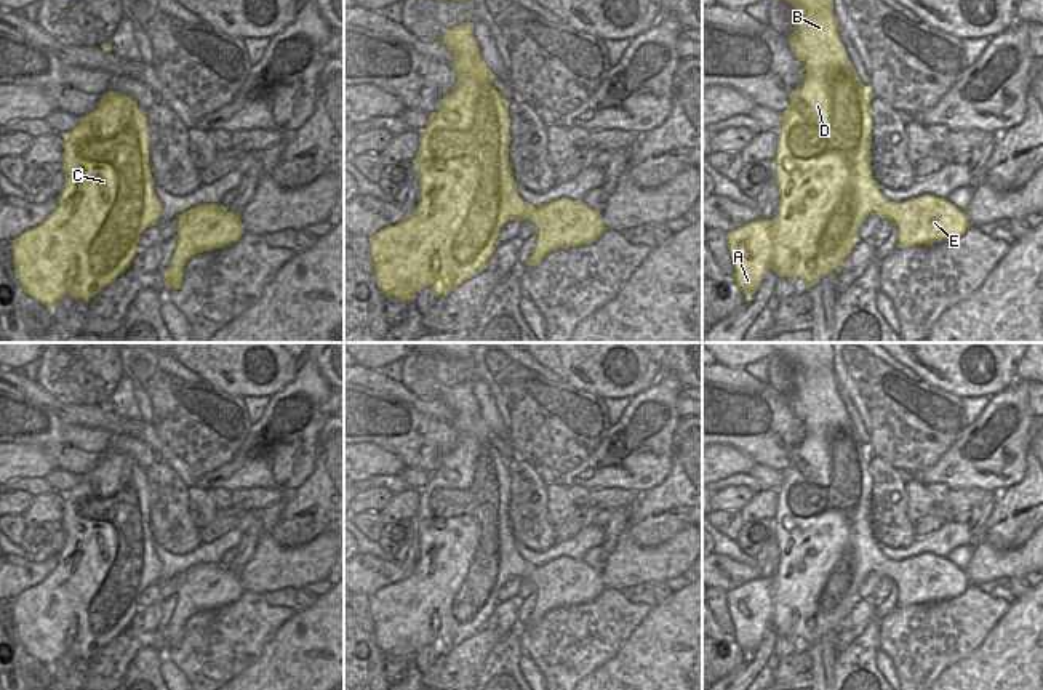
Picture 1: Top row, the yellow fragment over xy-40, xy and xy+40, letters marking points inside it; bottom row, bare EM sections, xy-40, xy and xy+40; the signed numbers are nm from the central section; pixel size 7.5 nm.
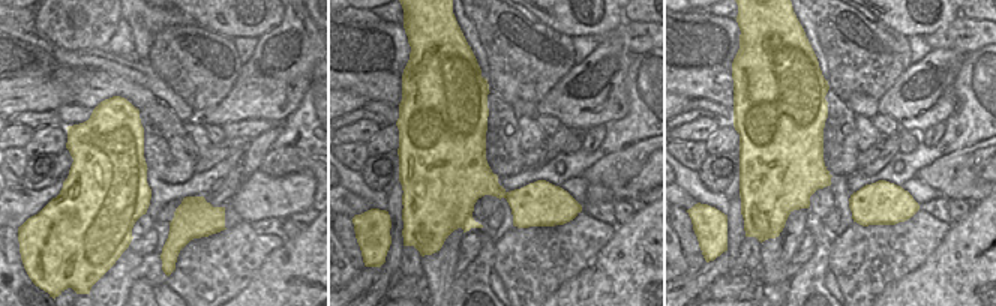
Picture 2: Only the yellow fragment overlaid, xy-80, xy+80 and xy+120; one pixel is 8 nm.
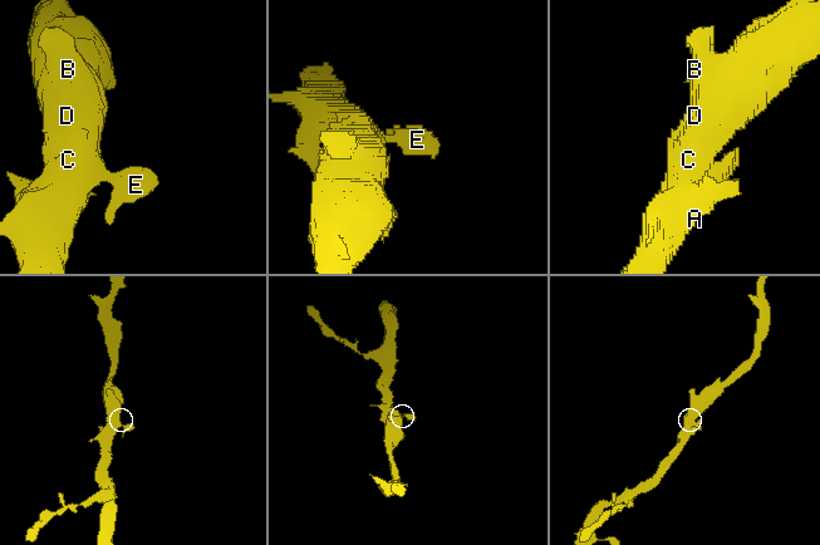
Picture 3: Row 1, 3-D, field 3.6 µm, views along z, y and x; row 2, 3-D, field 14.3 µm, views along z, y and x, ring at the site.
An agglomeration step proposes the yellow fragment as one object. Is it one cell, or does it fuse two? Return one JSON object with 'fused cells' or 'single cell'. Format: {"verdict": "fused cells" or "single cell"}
{"verdict": "single cell"}

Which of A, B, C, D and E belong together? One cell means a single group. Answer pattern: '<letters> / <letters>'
A B C D E

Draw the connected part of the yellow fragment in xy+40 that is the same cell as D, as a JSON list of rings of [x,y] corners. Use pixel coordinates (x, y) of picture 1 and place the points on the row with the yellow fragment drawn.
[[[789,0],[793,8],[795,8],[795,16],[793,16],[793,34],[789,38],[790,48],[793,51],[793,56],[803,62],[806,74],[801,80],[801,83],[792,90],[790,93],[790,104],[789,107],[782,112],[782,126],[777,130],[777,150],[776,157],[773,158],[776,163],[776,184],[781,192],[781,202],[777,205],[777,213],[774,219],[769,223],[768,219],[757,219],[750,221],[731,232],[726,232],[726,245],[729,248],[729,256],[733,261],[733,266],[736,269],[734,272],[734,280],[736,285],[741,288],[741,291],[747,296],[753,295],[766,271],[773,267],[779,277],[795,277],[801,279],[806,285],[808,290],[814,287],[824,275],[837,269],[851,253],[853,247],[859,242],[857,234],[859,234],[859,226],[865,221],[869,215],[878,215],[881,219],[889,219],[893,226],[897,227],[897,243],[896,248],[909,248],[909,247],[920,247],[920,245],[933,245],[936,242],[947,242],[947,240],[955,240],[961,237],[966,229],[969,227],[966,213],[952,205],[945,197],[936,197],[929,194],[923,194],[920,197],[913,197],[905,202],[889,202],[881,192],[880,192],[880,184],[873,179],[872,176],[872,166],[870,166],[870,147],[872,147],[872,117],[870,117],[870,101],[873,98],[872,86],[864,85],[848,54],[845,45],[840,42],[838,35],[838,24],[833,16],[833,0]]]

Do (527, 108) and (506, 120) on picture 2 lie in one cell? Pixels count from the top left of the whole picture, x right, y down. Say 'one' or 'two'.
two

